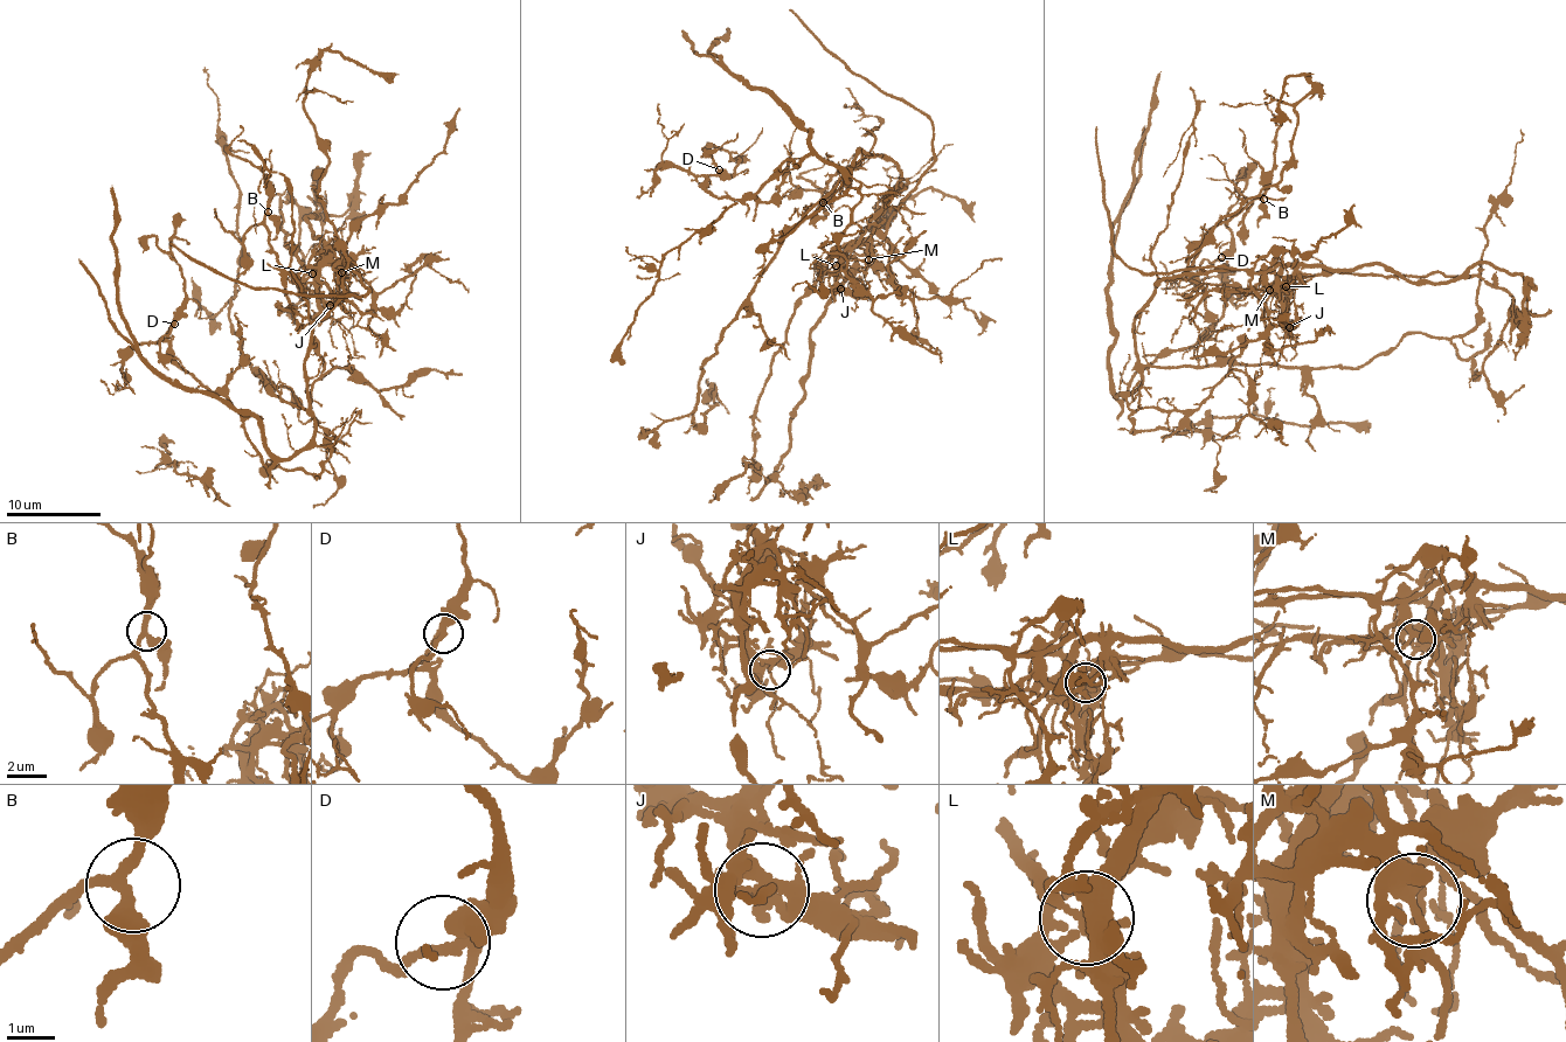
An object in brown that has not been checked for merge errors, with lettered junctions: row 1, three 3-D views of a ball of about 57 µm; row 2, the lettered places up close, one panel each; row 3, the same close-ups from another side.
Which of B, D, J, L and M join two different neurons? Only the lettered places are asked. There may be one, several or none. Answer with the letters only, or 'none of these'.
L

